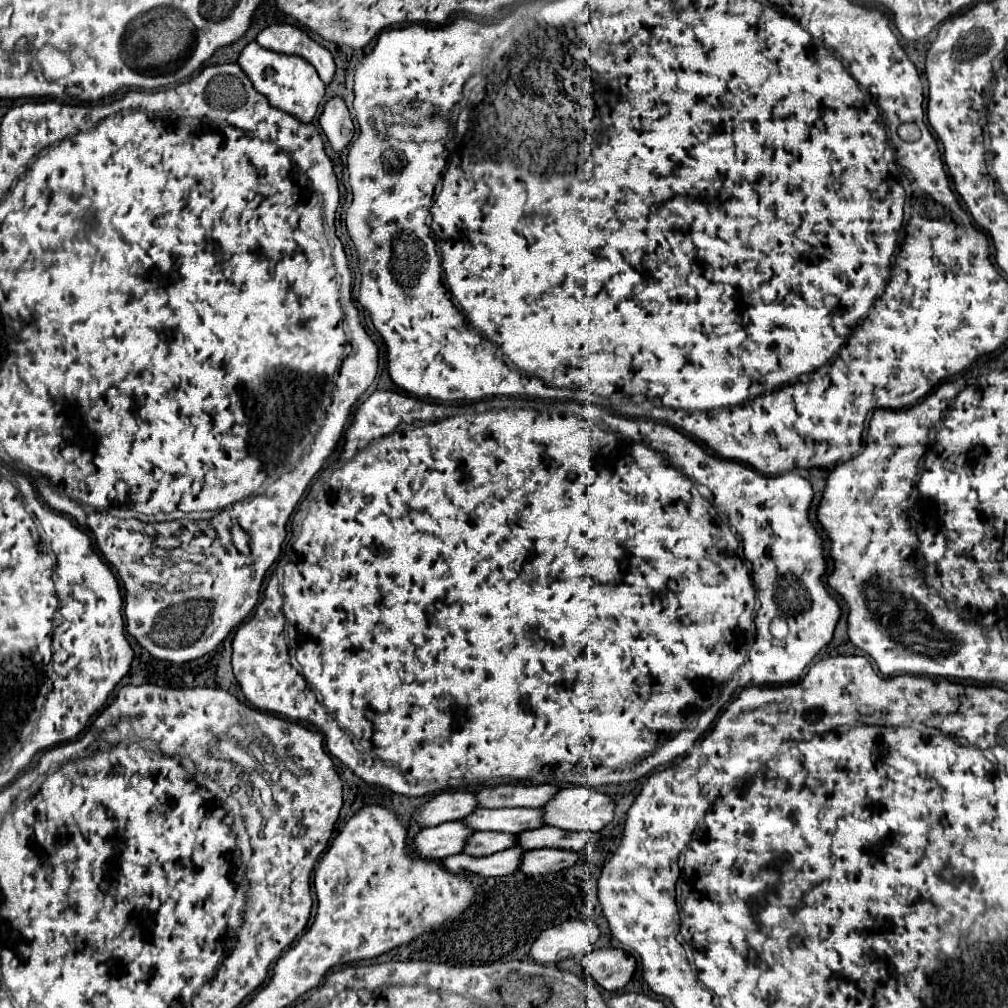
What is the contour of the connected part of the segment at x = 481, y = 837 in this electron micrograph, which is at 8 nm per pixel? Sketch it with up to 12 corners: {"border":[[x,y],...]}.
{"border":[[475,832],[463,854],[487,856],[515,846],[515,834]]}

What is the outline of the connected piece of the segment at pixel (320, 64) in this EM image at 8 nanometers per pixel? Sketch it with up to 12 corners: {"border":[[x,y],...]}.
{"border":[[271,24],[257,34],[267,50],[305,58],[325,84],[331,52],[297,26]]}

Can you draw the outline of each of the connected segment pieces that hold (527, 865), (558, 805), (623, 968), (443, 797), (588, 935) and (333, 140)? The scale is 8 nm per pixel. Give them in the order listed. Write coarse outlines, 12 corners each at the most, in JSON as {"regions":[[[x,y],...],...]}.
{"regions":[[[525,850],[523,874],[551,874],[579,862],[579,852]],[[587,786],[561,788],[543,824],[597,834],[615,802]],[[617,948],[593,950],[583,972],[601,988],[621,990],[635,958]],[[441,792],[419,806],[423,826],[461,820],[477,808],[473,792]],[[583,920],[543,930],[529,956],[553,964],[591,950],[599,928]],[[343,98],[325,104],[319,124],[335,152],[355,136]]]}

